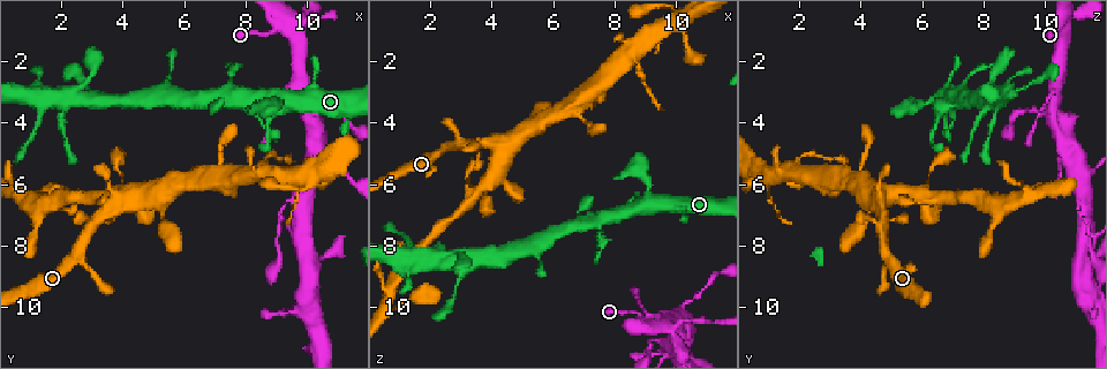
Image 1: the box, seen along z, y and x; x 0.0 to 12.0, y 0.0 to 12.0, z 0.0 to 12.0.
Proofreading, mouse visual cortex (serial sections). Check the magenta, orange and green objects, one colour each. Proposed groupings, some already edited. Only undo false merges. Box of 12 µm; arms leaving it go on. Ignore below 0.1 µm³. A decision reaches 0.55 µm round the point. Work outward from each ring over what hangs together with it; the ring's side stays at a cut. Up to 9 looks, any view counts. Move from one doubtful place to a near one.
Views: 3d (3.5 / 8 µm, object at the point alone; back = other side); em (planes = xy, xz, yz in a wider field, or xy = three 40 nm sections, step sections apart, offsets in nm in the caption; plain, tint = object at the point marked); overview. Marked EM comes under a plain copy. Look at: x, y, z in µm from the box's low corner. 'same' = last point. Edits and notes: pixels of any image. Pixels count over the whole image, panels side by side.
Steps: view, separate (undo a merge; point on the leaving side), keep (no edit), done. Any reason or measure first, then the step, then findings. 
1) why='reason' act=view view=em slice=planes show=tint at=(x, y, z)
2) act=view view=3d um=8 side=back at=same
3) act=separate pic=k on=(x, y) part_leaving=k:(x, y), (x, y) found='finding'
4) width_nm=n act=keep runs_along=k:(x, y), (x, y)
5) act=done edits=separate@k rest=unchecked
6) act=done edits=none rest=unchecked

why='three-way junction' act=view view=3d um=3.5 side=back at=(9.3, 0.7, 10.7)

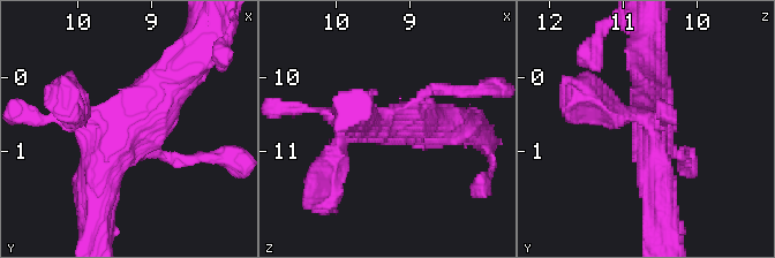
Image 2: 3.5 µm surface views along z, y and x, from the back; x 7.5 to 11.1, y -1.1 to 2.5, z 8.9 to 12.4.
act=view view=em slice=xy step=5 show=tint at=(9.35, 0.80, 10.60)

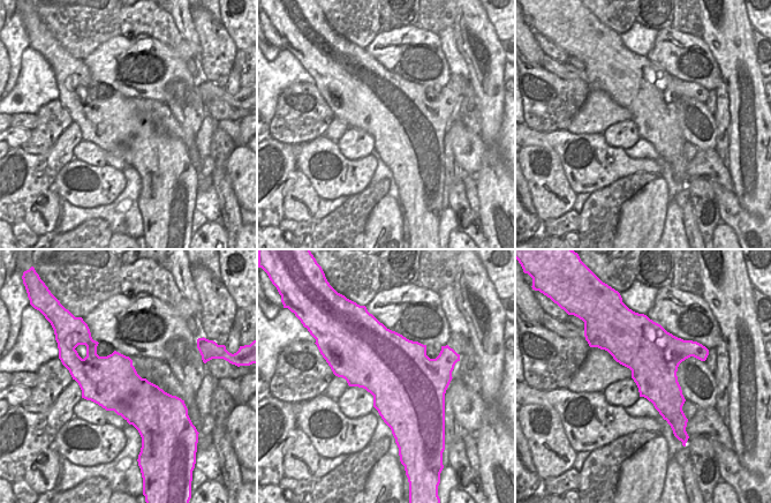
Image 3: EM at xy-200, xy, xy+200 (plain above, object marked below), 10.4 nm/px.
width_nm=750 act=keep runs_along=2:(182, 160), (129, 131), (98, 203) found='one cell here'

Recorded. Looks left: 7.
why='calibre changes' act=view view=3d um=8 at=(10.2, 3.6, 10.3)

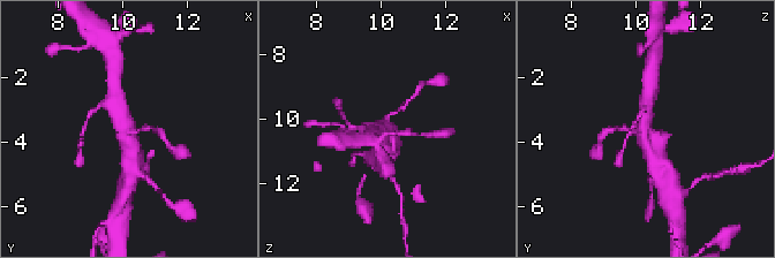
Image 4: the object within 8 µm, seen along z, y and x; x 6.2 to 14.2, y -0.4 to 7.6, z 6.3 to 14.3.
why='closer look' act=view view=3d um=3.5 at=(10.2, 3.7, 10.2)

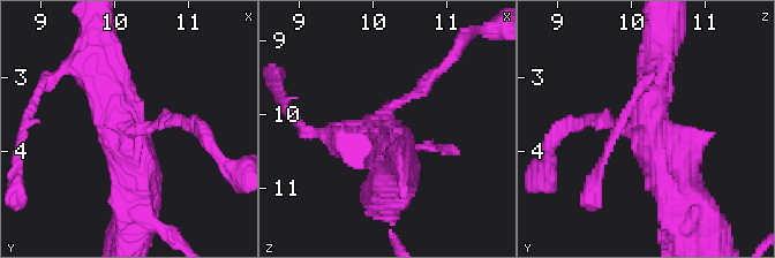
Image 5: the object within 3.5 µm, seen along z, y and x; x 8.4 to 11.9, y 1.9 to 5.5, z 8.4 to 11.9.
act=view view=em slice=planes show=tint at=(10.15, 3.70, 10.20)

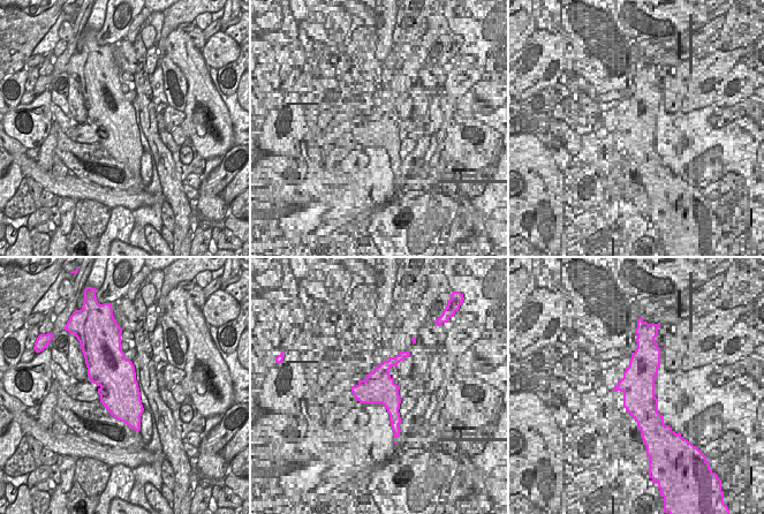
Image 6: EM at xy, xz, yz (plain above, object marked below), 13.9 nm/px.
arm_widths_nm=150,500,500 act=keep runs_along=5:(97, 59), (129, 130), (140, 194) found='all the same cell'

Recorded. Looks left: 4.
why='calibre changes' act=view view=3d um=8 at=(9.3, 6.8, 11.0)

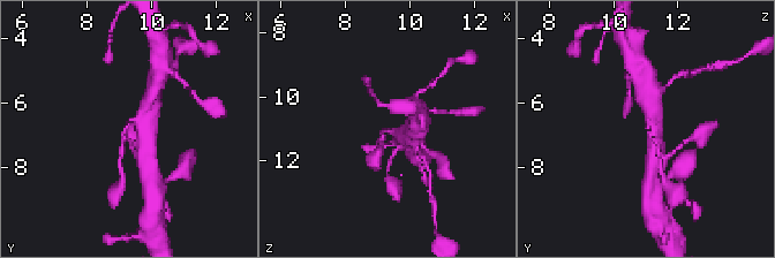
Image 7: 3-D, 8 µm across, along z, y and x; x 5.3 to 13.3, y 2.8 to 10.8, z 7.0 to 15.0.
arm_widths_nm=200,500 act=view view=em slice=xy step=2 show=tint at=(9.3, 6.6, 11.0)

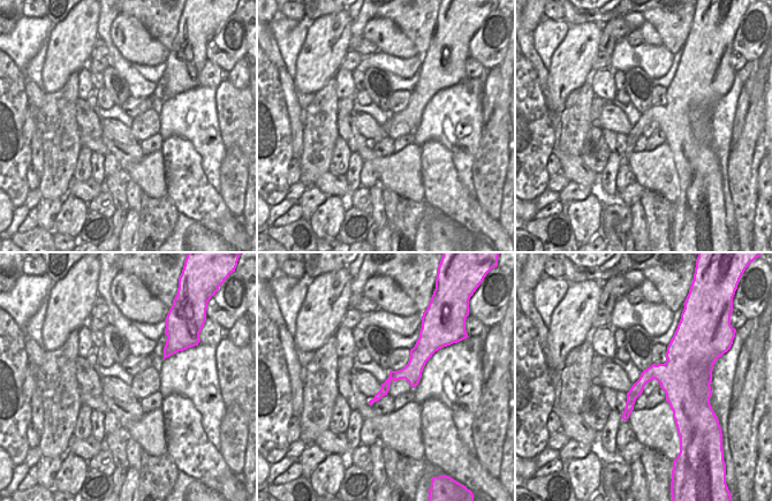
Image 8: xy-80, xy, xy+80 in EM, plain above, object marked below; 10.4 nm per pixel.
act=keep runs_along=8:(426, 353), (381, 393) found='one cell here'

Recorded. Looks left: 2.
why='calibre changes' act=view view=3d um=3.5 side=back at=(2.8, 2.9, 9.4)

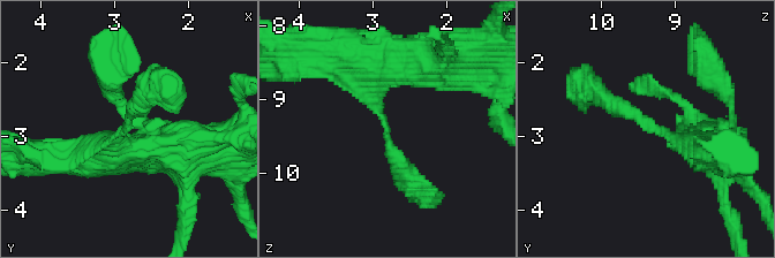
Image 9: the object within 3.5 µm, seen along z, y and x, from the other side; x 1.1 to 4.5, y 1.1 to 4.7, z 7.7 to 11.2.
why='now the EM' act=view view=em slice=xy step=5 show=tint at=(2.85, 2.90, 9.40)

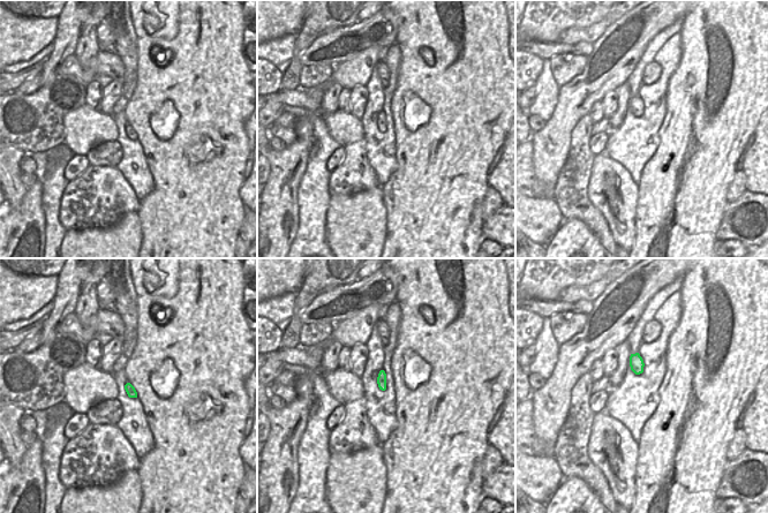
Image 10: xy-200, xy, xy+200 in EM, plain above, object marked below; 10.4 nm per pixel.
width_nm=100 act=keep runs_along=9:(715, 153), (649, 129), (591, 86) found='one cell here'

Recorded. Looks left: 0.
act=done edits=none rest=unchecked

